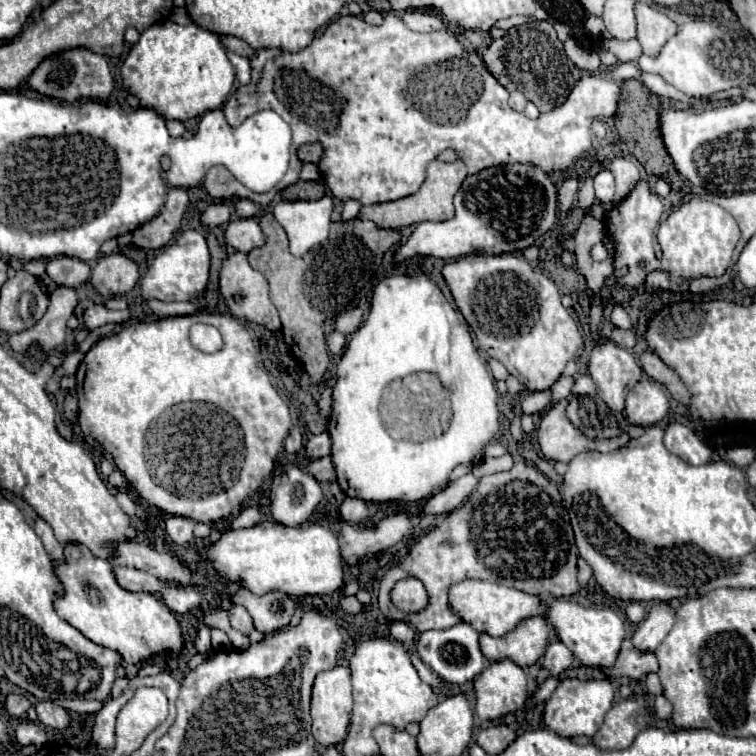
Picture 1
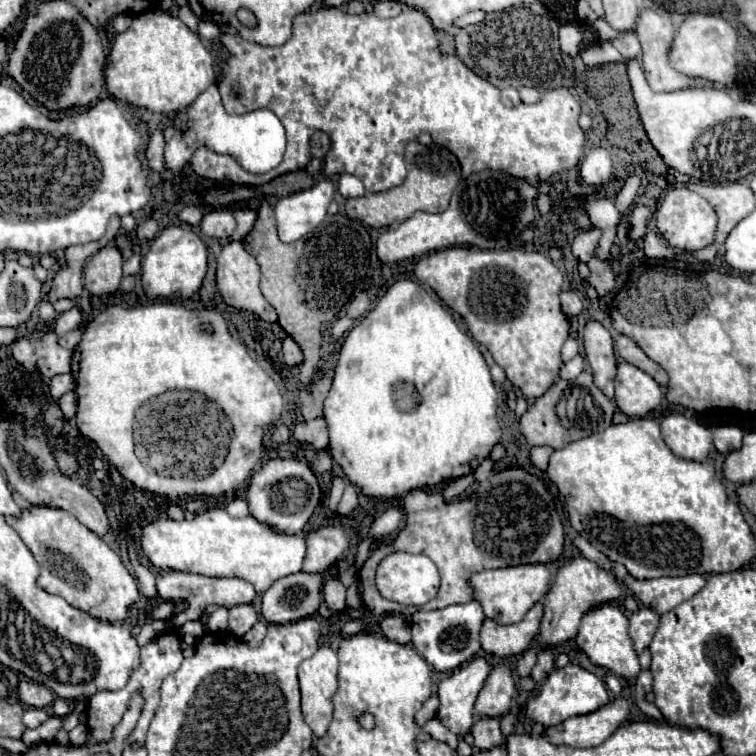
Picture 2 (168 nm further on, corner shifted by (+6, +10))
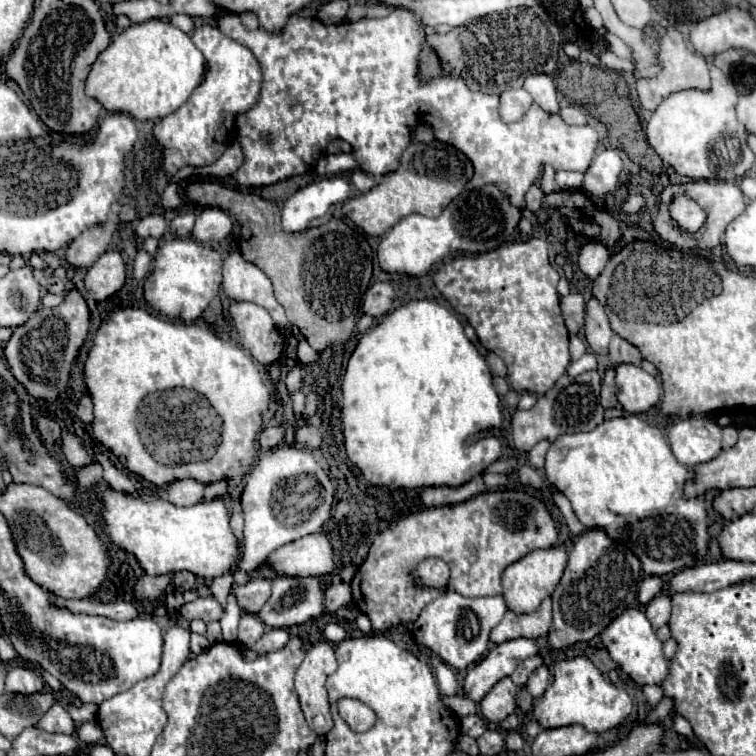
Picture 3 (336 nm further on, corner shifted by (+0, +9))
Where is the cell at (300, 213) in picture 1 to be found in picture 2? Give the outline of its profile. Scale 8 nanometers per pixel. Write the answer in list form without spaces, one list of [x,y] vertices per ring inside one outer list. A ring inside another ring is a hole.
[[[322,179],[308,190],[280,198],[274,206],[280,240],[296,242],[314,230],[324,220],[334,194],[334,184],[329,179]]]

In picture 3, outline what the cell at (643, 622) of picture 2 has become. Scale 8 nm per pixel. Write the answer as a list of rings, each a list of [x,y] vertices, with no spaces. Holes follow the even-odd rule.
[[[658,595],[646,605],[646,617],[650,619],[652,627],[658,629],[668,623],[670,619],[670,595]]]

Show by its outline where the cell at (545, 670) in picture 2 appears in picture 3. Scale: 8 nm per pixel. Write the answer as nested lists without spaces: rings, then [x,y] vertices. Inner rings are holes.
[[[540,665],[530,677],[528,677],[528,683],[526,683],[526,689],[532,697],[542,697],[542,693],[546,691],[550,683],[550,671],[546,665]]]

